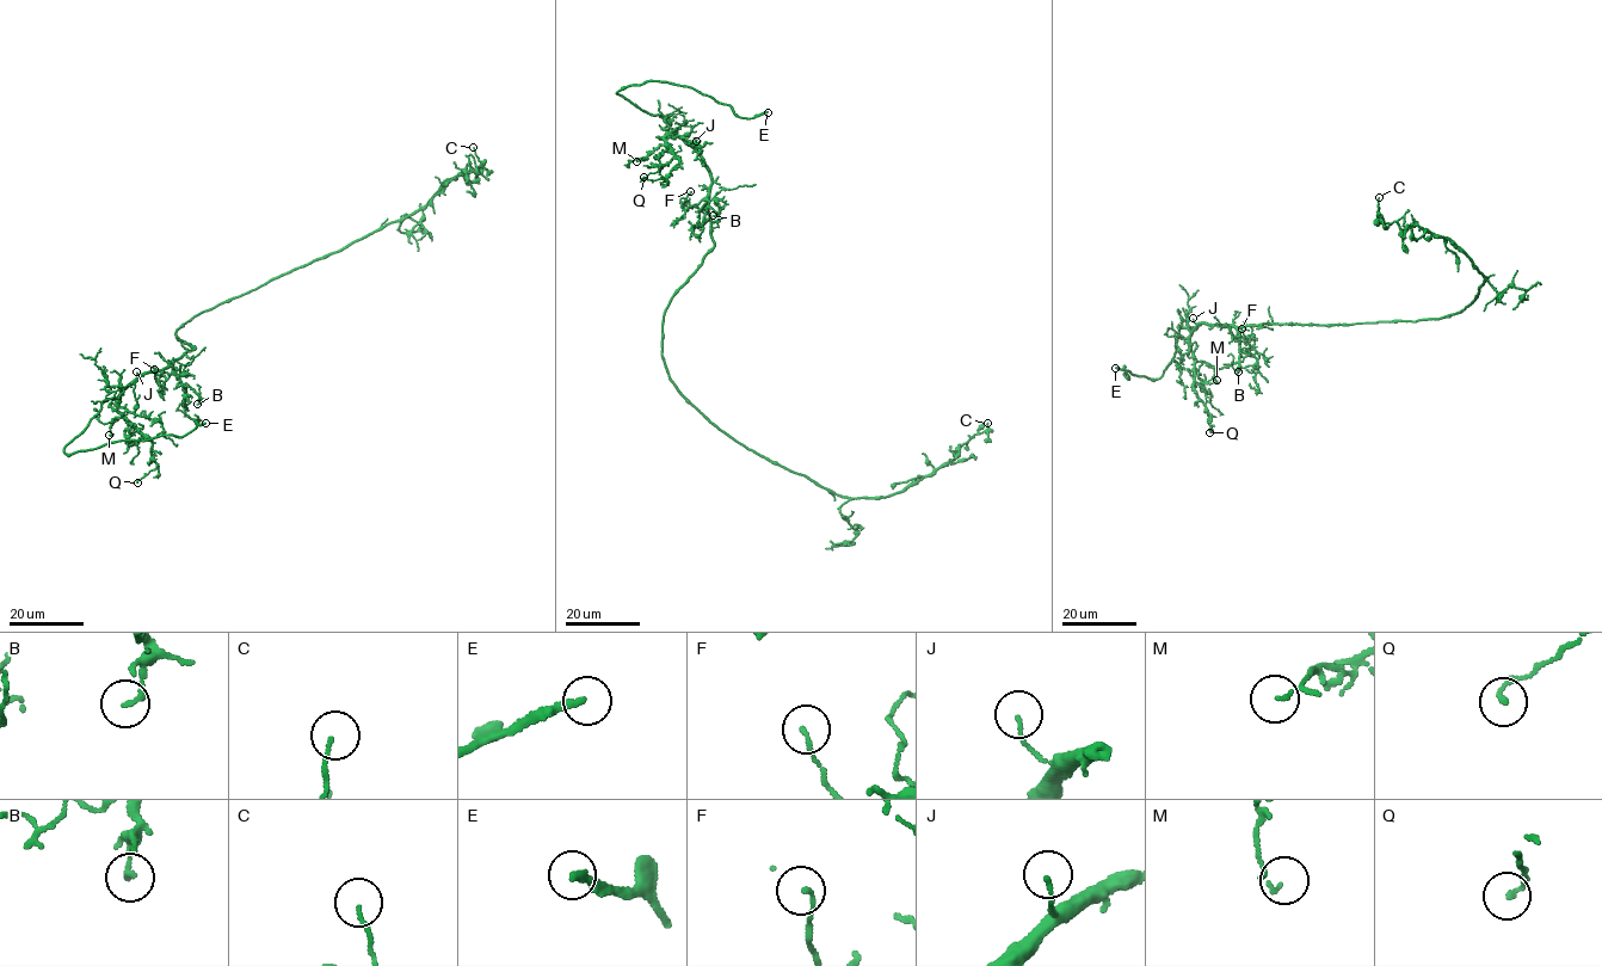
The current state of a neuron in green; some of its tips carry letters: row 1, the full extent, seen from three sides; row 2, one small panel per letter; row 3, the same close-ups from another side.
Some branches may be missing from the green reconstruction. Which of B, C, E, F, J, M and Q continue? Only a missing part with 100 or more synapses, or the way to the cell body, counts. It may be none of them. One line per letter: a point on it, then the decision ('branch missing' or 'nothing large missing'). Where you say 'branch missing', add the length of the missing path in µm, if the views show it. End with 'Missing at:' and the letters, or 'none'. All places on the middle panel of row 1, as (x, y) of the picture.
B: at (713, 215); nothing large missing
C: at (987, 423); nothing large missing
E: at (768, 112); branch missing; about 7 µm are missing
F: at (690, 191); nothing large missing
J: at (696, 141); nothing large missing
M: at (636, 161); nothing large missing
Q: at (644, 177); nothing large missing
Missing at: E

